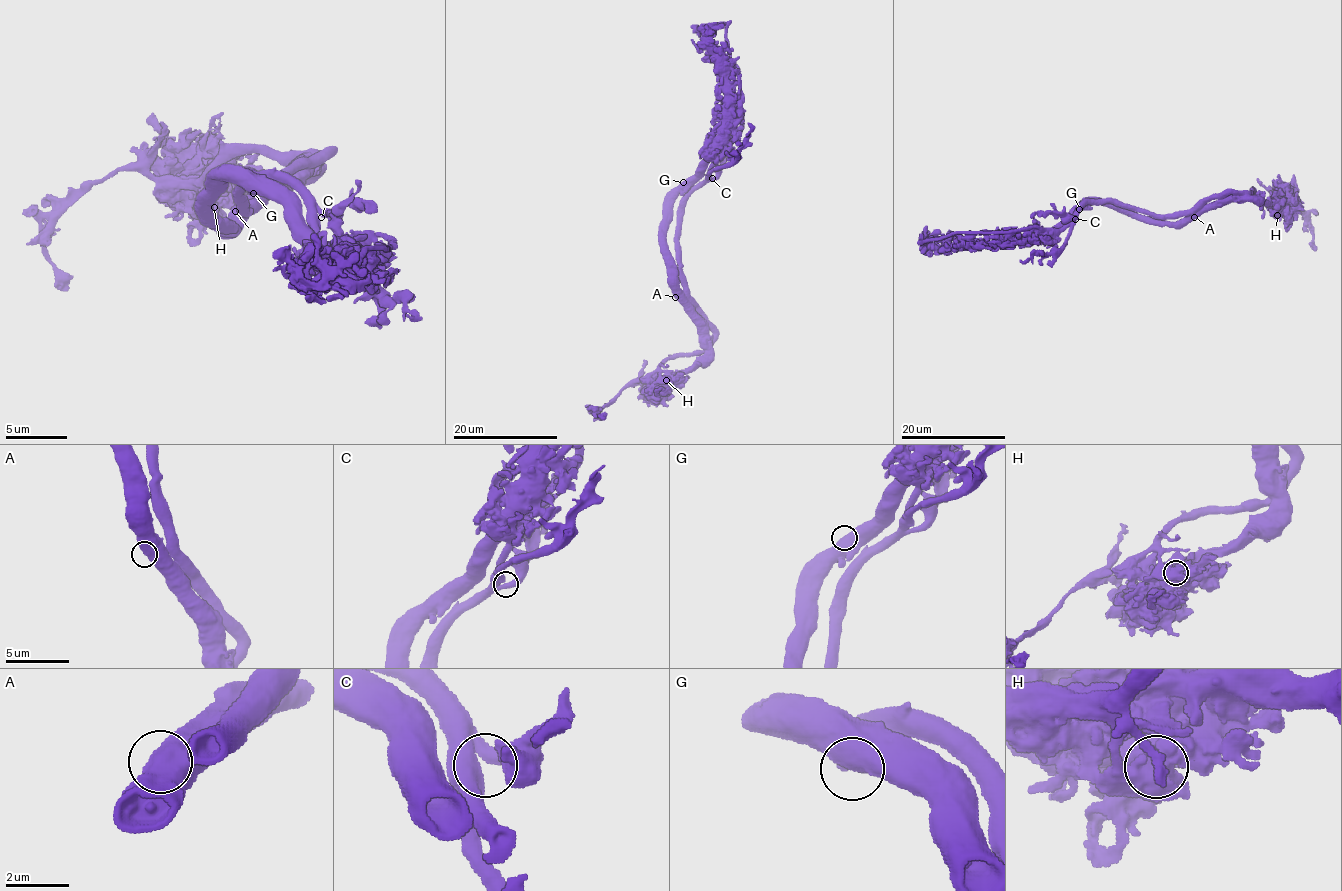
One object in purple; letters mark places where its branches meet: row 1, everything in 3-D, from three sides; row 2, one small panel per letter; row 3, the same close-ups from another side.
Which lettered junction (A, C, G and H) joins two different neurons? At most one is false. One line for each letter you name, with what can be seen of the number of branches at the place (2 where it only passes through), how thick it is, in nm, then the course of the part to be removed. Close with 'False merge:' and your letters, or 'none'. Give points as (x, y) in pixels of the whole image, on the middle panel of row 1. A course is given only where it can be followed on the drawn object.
H: 2 | 850 nm | (666, 380), (659, 367), (667, 360), (700, 353), (713, 335), (684, 278), (678, 219), (740, 129), (731, 21)
False merge: H

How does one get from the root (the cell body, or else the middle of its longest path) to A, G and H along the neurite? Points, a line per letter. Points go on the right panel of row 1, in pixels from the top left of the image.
A: (1147, 213), (1160, 215), (1186, 213), (1194, 217)
G: (1147, 213), (1112, 202), (1083, 202), (1079, 209)
H: (1147, 213), (1171, 215), (1180, 211), (1197, 211), (1224, 200), (1250, 198), (1268, 201), (1277, 215)

